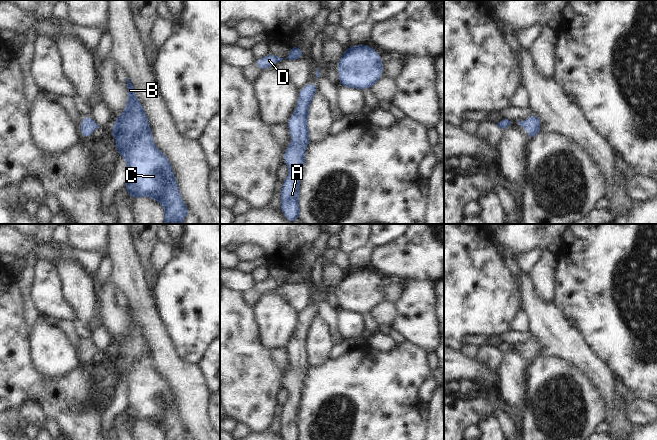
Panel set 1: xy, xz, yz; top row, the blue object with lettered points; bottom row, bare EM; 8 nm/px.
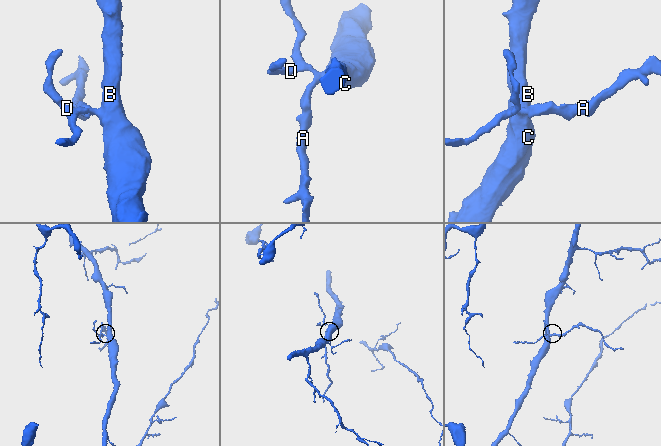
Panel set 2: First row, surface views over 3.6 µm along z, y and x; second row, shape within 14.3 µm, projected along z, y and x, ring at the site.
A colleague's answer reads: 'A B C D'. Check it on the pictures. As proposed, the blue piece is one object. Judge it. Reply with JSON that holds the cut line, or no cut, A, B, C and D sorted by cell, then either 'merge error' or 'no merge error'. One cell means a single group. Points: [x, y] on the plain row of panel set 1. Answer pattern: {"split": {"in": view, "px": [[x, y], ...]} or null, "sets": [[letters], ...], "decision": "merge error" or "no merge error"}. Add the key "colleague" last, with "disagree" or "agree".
{"split": null, "sets": [["A", "B", "C", "D"]], "decision": "no merge error", "colleague": "agree"}

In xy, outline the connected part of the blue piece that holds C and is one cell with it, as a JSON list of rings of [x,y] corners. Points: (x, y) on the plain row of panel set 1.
[[[127,301],[127,328],[120,341],[115,342],[111,358],[115,361],[116,373],[119,380],[126,384],[127,407],[125,414],[136,424],[148,420],[164,431],[163,440],[187,440],[190,438],[182,423],[177,403],[169,382],[163,378],[153,366],[153,358],[145,333],[137,323],[134,310]]]

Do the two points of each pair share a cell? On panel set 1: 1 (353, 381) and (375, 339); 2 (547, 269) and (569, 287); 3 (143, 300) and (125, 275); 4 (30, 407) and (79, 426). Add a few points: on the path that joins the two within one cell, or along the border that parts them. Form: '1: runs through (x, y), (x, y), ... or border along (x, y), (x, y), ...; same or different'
1: border along (365, 342), (382, 351), (394, 349); different
2: border along (556, 255), (556, 289), (552, 299); different
3: runs through (137, 294), (130, 281); same
4: border along (24, 402), (28, 398), (34, 398), (47, 415); different

